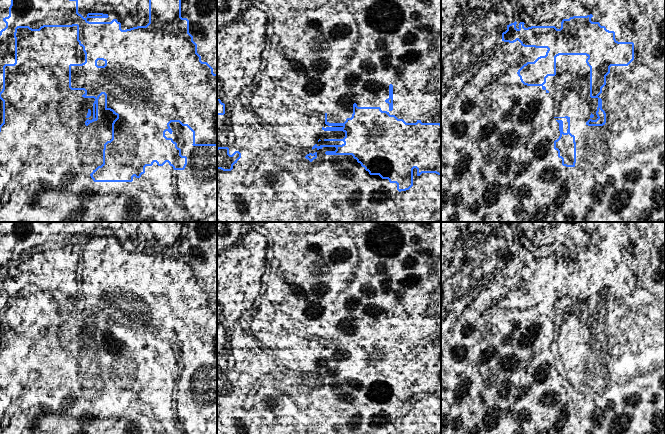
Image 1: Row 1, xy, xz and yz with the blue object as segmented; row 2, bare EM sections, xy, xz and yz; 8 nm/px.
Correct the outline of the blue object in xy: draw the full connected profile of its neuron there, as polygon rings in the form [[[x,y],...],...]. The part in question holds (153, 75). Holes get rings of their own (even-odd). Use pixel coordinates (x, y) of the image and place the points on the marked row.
[[[0,0],[0,222],[217,222],[217,0]]]

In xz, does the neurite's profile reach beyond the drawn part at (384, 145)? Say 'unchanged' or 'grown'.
grown

